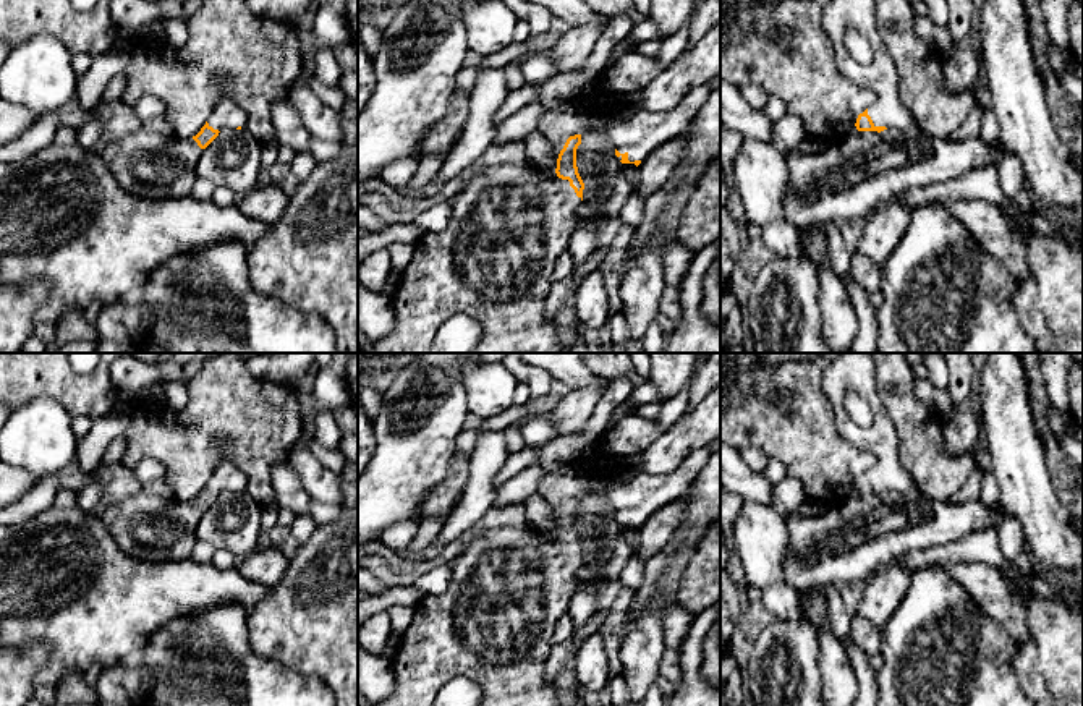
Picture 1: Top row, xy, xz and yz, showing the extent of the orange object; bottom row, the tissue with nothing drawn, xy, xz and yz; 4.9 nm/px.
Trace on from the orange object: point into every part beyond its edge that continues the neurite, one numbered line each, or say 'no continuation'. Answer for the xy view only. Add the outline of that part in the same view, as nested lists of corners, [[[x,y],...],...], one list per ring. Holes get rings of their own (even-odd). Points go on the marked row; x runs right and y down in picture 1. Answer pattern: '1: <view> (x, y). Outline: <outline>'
1: xy (227, 114). Outline: [[[220,94],[207,120],[214,130],[246,128],[248,113],[228,96]]]
2: xy (149, 165). Outline: [[[141,131],[99,154],[126,193],[142,199],[178,199],[189,196],[202,152],[193,138]]]

